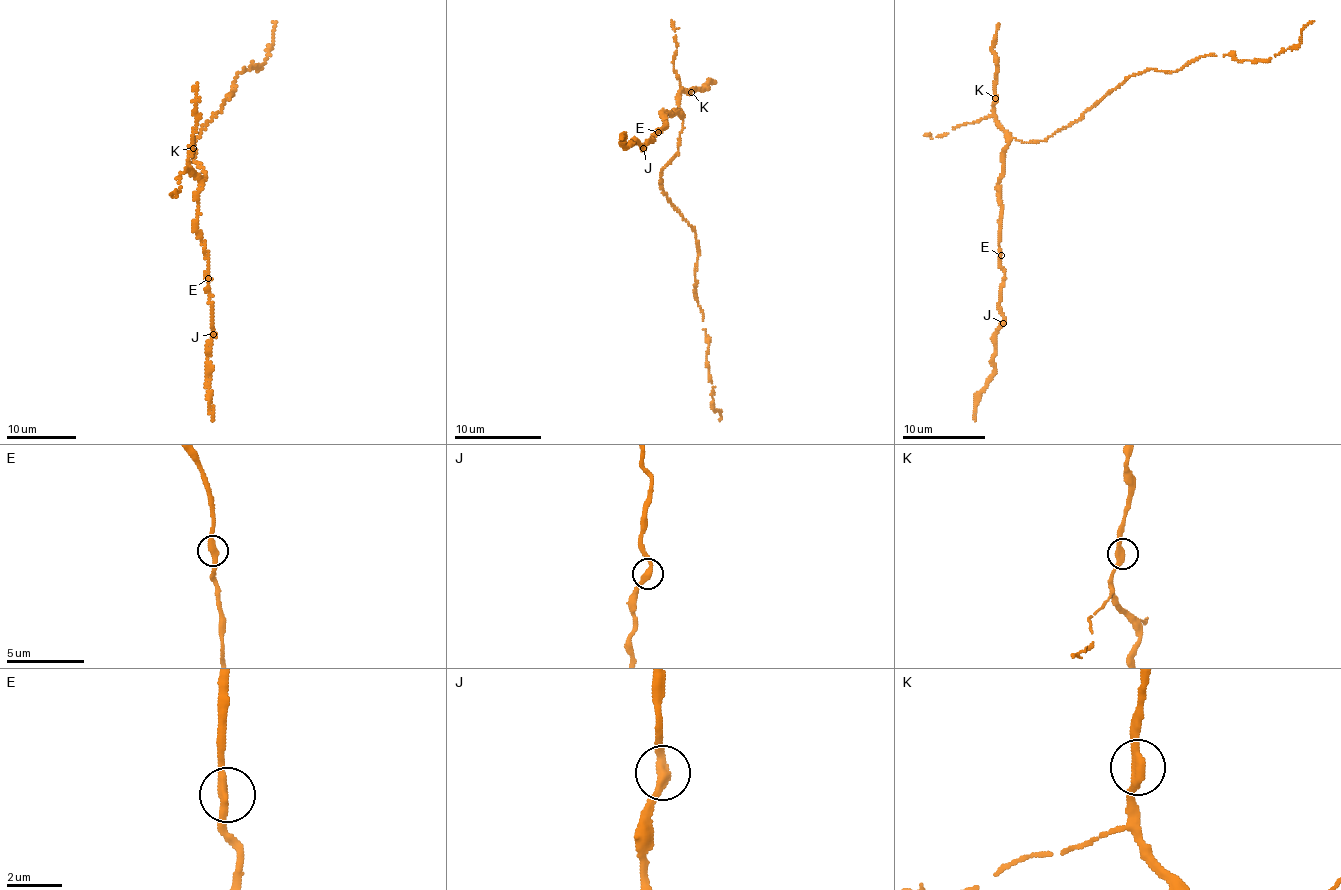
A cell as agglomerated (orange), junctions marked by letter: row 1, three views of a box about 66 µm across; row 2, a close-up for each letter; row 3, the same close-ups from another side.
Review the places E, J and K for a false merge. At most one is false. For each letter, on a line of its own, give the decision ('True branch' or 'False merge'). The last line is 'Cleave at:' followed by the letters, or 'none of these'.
E: True branch
J: True branch
K: True branch
Cleave at: none of these

